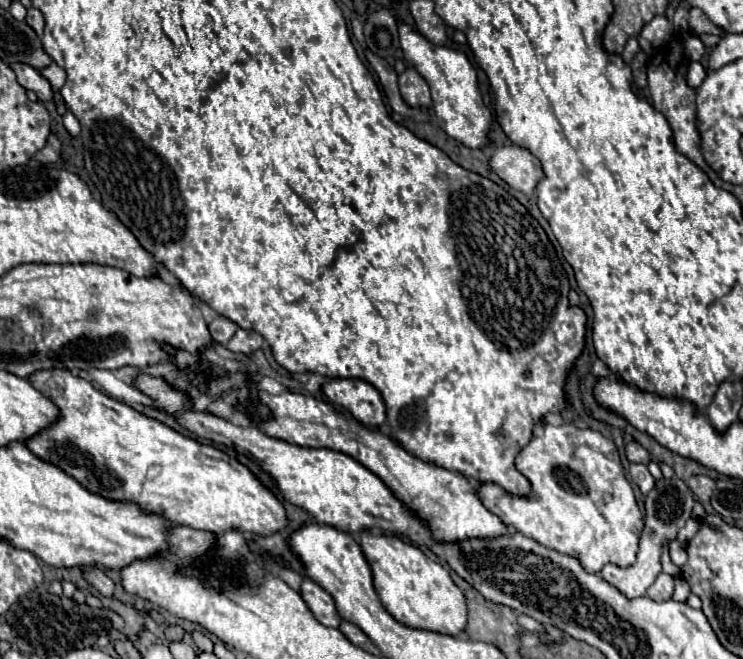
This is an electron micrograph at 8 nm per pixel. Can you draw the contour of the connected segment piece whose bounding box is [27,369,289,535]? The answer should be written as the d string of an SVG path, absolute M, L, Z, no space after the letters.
M61 369L37 371L29 381L33 383L35 389L39 389L59 407L61 419L53 427L37 433L31 441L27 441L27 447L43 461L61 467L89 491L99 493L107 499L135 501L147 511L163 513L177 525L187 525L211 533L239 529L249 535L273 535L289 525L287 511L279 501L279 497L275 497L249 471L249 467L239 463L235 457L229 457L225 451L213 445L197 443L195 439L177 433L175 429L163 425L161 421L145 417L143 413L131 409L129 405L97 391L89 381L73 377L67 371Z

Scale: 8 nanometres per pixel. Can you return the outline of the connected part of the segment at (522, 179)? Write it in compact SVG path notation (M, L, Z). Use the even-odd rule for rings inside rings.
M517 145L497 147L489 159L491 169L513 189L525 195L535 195L535 185L541 179L541 163L527 149Z

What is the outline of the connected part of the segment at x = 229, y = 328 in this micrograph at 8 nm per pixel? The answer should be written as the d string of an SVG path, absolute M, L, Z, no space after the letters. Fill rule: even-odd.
M219 317L213 323L209 323L211 339L215 343L221 343L221 345L227 345L229 339L235 335L235 331L237 331L237 325L233 321L229 321L227 317Z

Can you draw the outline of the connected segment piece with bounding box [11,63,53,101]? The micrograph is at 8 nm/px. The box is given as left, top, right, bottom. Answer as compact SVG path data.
M15 63L15 65L11 65L11 69L15 71L19 85L29 91L35 91L39 101L53 99L53 91L51 91L49 81L37 69L33 69L31 65L23 65L23 63Z

